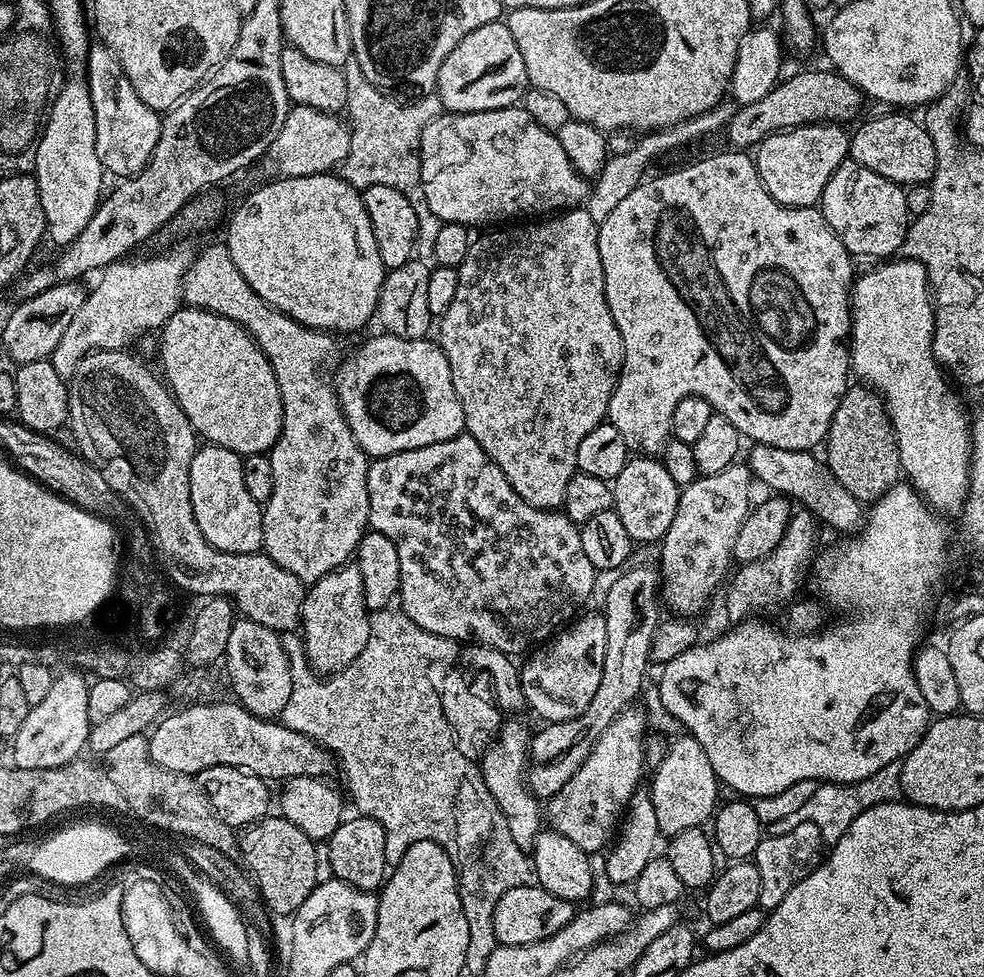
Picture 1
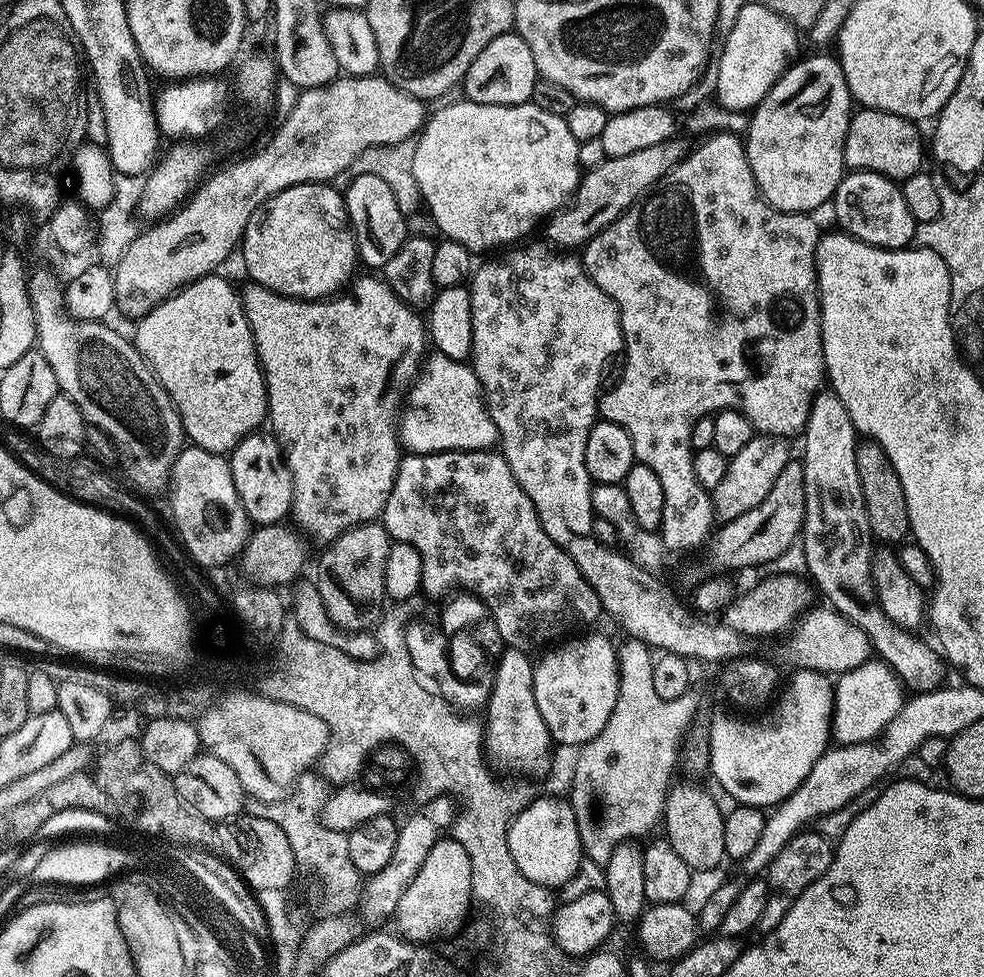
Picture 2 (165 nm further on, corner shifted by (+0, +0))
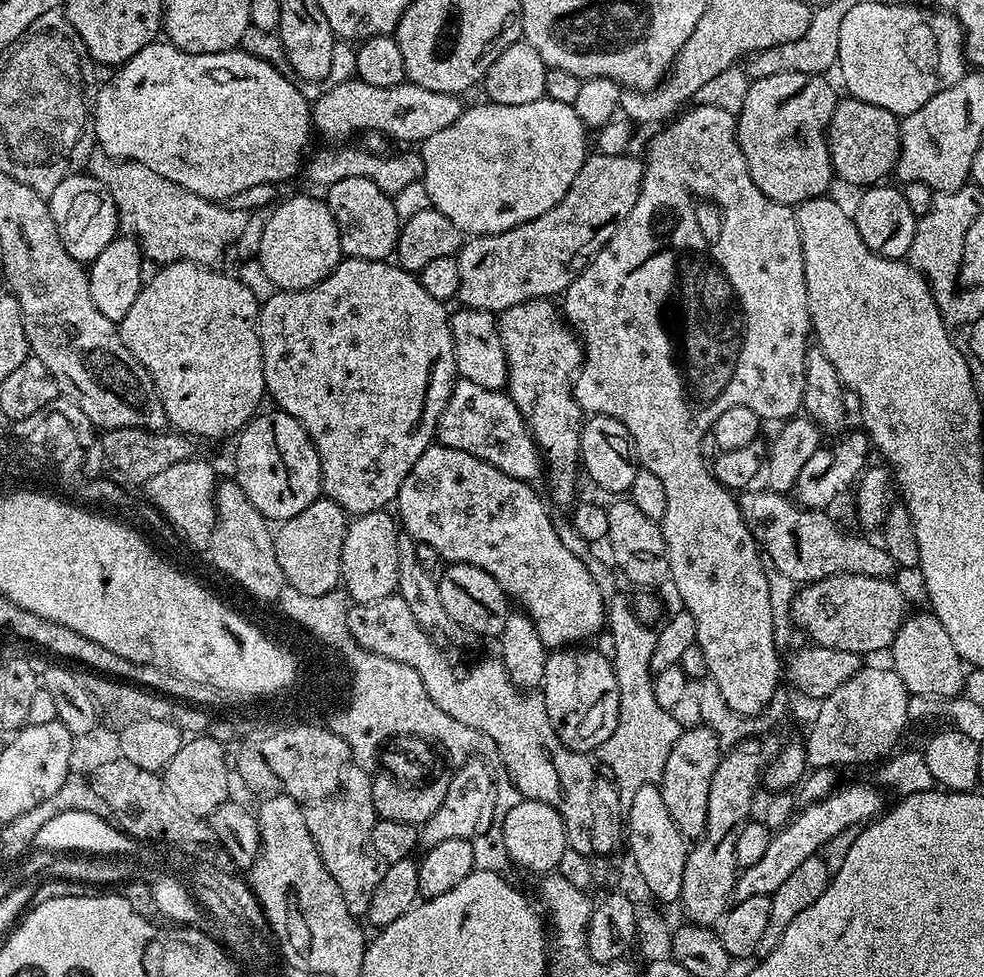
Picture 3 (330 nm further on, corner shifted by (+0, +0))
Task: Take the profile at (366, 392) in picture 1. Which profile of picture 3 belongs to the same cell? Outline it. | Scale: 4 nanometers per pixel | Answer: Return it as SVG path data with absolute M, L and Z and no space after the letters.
M460 378L452 387L452 397L436 427L436 440L446 448L466 450L466 454L474 454L486 462L490 462L502 474L510 474L510 478L518 478L529 482L535 481L535 476L542 472L542 453L536 446L536 440L528 431L528 423L522 418L518 406L509 398L507 391L486 390L486 386Z

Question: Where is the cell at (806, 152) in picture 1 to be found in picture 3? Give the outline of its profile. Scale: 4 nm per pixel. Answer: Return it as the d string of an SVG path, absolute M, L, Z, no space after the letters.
M770 74L756 76L746 90L746 102L742 102L742 110L736 116L736 141L746 158L746 166L750 170L750 178L754 178L754 186L779 204L799 206L807 200L825 195L828 187L834 184L832 159L828 149L828 127L838 103L838 95L824 81L823 75Z

